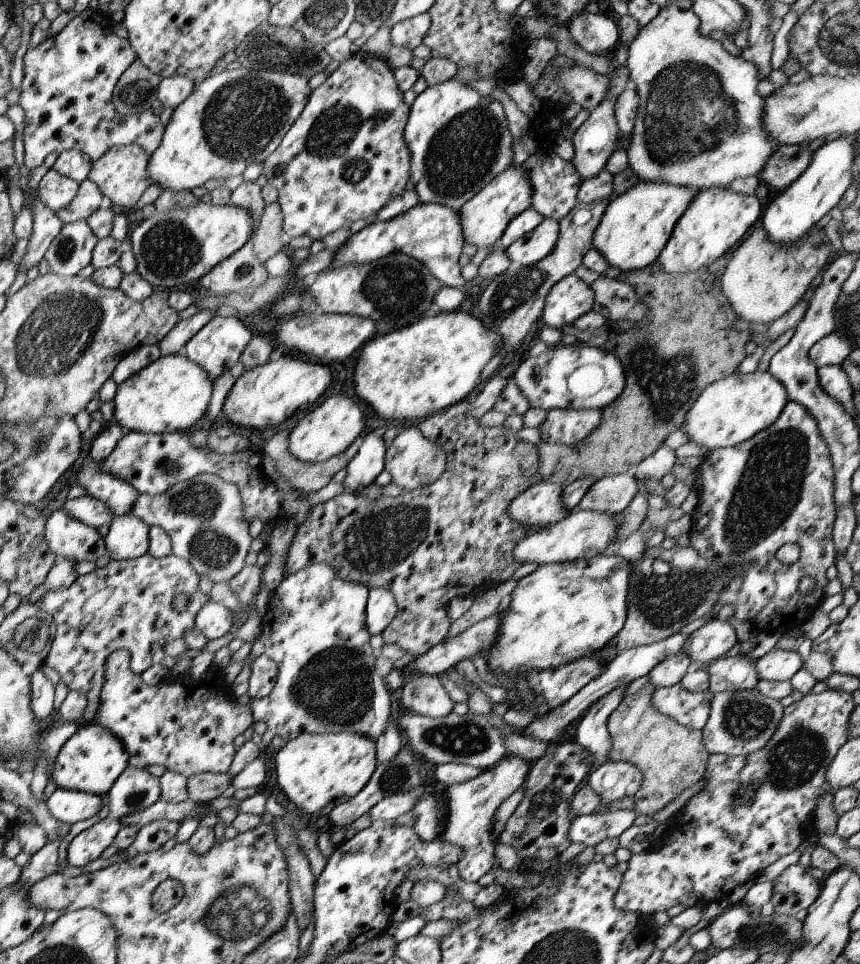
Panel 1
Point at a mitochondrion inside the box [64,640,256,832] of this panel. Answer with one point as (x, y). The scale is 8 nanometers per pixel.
(136, 797)

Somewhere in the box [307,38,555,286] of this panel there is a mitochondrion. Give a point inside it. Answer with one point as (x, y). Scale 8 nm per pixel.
(464, 149)

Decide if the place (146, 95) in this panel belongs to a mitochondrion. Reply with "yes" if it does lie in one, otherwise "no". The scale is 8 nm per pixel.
no

